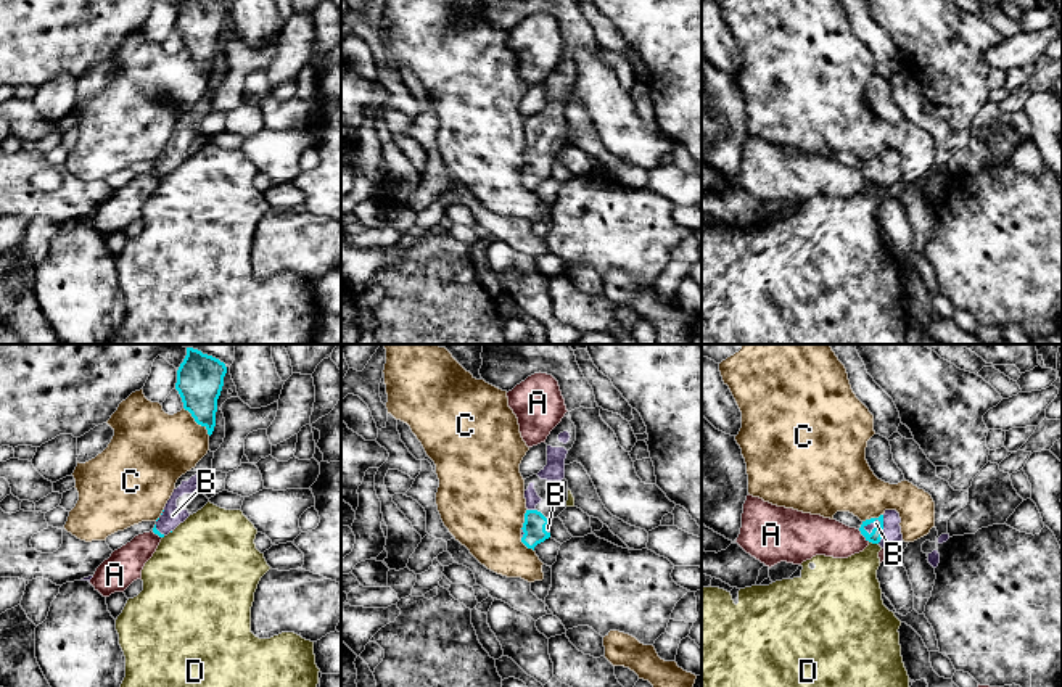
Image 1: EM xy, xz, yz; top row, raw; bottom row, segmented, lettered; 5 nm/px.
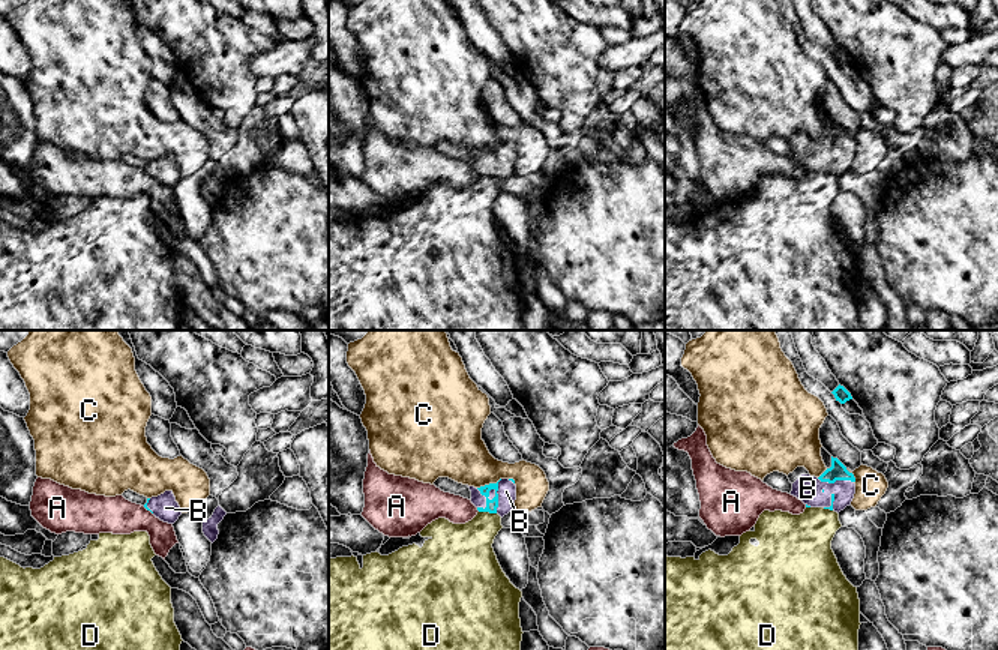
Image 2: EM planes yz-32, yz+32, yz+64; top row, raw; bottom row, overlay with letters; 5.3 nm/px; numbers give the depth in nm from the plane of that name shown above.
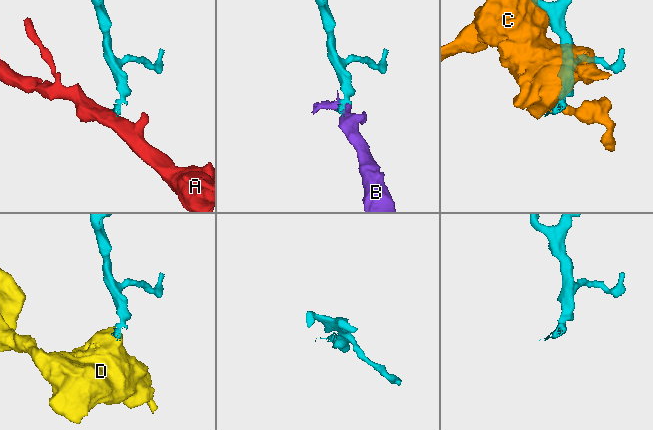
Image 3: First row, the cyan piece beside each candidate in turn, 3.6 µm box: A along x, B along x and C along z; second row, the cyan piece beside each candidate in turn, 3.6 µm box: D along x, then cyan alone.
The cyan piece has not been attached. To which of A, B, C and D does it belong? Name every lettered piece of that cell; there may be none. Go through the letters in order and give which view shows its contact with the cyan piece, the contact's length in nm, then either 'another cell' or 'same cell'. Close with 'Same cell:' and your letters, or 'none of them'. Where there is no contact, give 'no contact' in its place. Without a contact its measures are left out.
A: yz | 90 nm | another cell
B: yz | 150 nm | same cell
C: xy | 190 nm | another cell
D: yz | 50 nm | another cell
Same cell: B

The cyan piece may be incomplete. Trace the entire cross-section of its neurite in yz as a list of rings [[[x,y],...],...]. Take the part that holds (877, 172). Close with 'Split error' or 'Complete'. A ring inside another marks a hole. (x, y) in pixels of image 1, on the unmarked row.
[[[885,150],[879,158],[862,161],[859,171],[866,180],[879,183],[882,188],[888,190],[903,180],[899,162],[901,158],[896,150]]]. Split error

